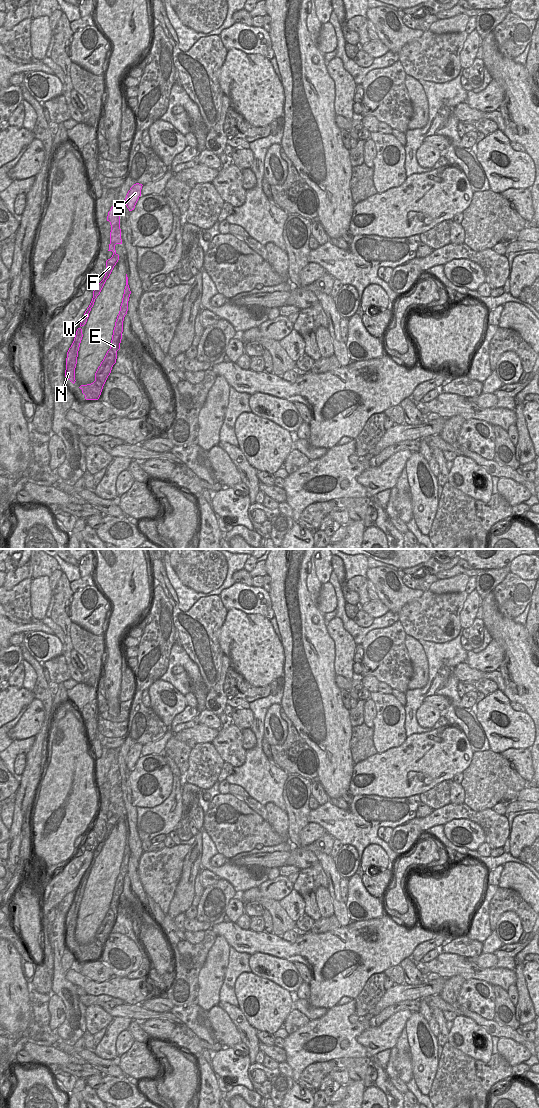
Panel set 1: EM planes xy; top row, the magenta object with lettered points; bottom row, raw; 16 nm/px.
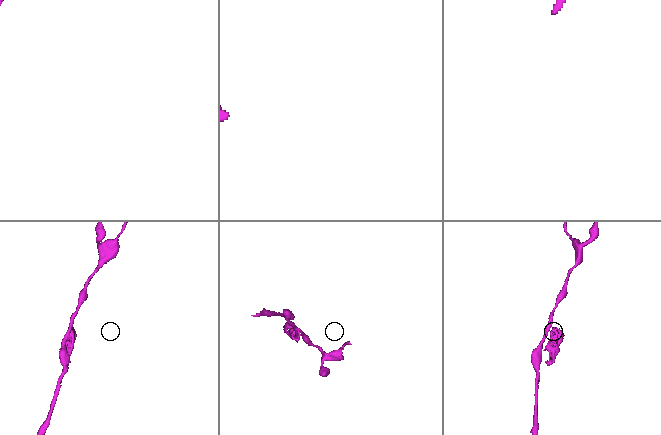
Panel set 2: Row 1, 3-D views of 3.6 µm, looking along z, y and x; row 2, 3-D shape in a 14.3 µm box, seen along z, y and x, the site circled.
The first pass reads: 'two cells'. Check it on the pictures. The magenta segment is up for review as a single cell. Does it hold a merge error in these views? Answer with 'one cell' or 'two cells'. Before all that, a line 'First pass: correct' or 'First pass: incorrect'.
First pass: incorrect
one cell

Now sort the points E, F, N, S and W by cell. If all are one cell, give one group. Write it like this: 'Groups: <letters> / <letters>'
Groups: E F N S W

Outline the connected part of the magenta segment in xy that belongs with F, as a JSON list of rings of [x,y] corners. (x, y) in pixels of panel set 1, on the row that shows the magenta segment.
[[[114,203],[114,205],[111,207],[110,211],[108,212],[107,221],[110,222],[111,225],[111,232],[110,232],[110,244],[109,244],[109,250],[112,251],[113,255],[110,259],[106,261],[106,273],[103,278],[103,280],[98,283],[98,286],[93,291],[93,298],[92,301],[87,308],[87,310],[84,313],[84,316],[81,320],[80,326],[84,326],[87,322],[87,319],[89,317],[89,313],[91,311],[91,308],[94,305],[95,299],[100,294],[106,280],[109,278],[114,266],[119,260],[119,255],[116,253],[115,245],[116,244],[122,244],[121,239],[121,229],[120,229],[120,212],[118,208],[118,203]]]

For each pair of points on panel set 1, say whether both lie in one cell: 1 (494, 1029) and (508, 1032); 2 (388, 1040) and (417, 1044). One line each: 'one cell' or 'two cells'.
1: one cell
2: two cells

